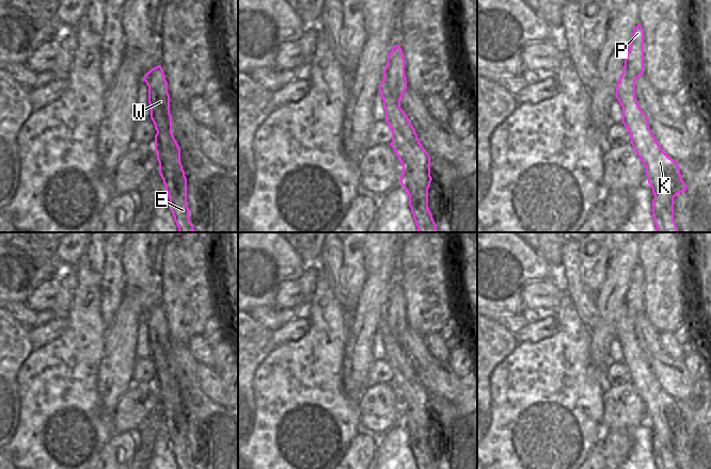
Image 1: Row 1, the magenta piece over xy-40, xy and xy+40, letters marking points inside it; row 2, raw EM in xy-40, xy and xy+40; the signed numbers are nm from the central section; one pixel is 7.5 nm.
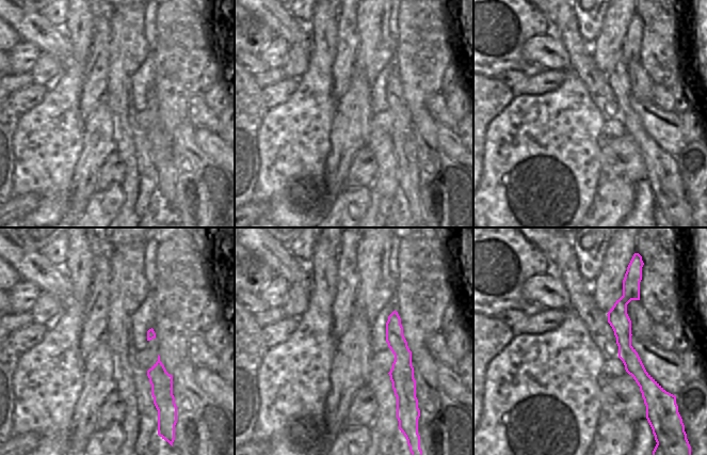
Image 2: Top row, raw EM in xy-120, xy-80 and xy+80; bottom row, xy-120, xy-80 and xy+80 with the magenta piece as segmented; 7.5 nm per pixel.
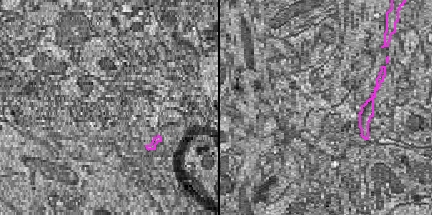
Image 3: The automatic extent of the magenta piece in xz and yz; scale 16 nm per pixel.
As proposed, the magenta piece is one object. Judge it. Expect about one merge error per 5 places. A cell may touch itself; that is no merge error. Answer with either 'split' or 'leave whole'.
split

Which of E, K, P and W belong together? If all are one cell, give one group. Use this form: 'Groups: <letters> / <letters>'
Groups: E K W / P.

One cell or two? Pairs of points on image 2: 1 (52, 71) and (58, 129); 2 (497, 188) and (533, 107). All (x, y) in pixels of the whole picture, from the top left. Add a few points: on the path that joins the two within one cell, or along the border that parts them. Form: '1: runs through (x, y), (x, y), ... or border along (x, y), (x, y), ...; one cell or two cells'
1: border along (64, 67), (63, 72), (47, 87); two cells
2: runs through (510, 168), (533, 144), (533, 127); one cell

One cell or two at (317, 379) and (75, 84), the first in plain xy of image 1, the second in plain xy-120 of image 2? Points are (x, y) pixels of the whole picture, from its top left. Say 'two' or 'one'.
one

